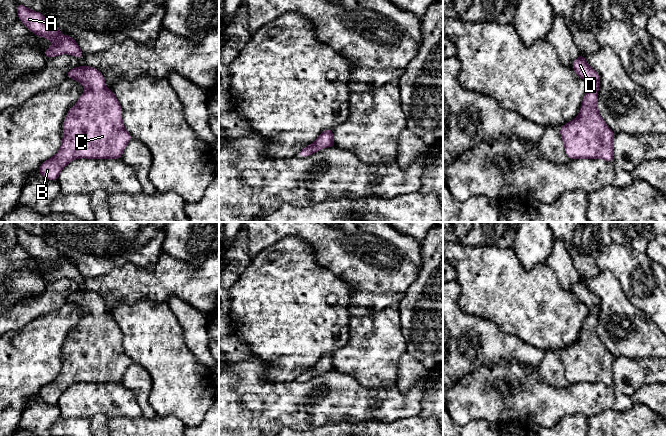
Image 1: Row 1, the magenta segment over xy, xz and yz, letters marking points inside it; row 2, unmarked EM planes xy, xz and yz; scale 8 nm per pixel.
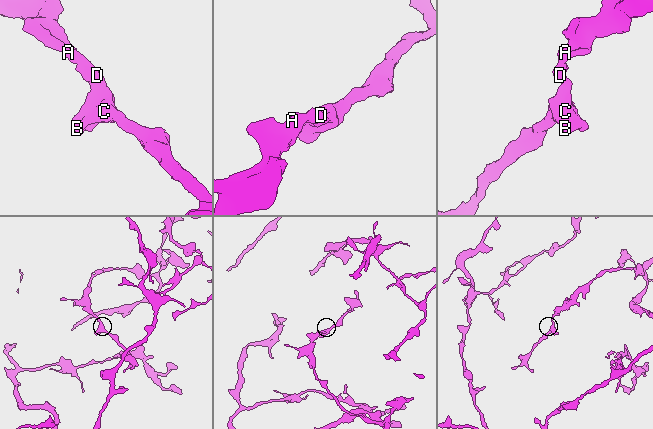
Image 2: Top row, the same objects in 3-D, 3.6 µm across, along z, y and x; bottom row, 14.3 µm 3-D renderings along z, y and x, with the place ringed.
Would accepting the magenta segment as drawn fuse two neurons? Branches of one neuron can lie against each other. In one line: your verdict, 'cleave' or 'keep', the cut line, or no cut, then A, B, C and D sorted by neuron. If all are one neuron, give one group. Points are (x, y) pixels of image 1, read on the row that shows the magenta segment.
keep | no cut | A B C D

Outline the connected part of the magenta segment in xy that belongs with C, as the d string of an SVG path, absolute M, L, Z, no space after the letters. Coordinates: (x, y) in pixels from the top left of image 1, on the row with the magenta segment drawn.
M78 66L69 70L66 73L66 77L72 78L82 84L85 87L85 92L76 104L68 109L67 118L63 123L63 140L59 151L39 167L38 174L52 181L57 181L62 169L75 159L121 159L126 145L132 139L131 134L126 131L122 122L123 111L121 105L113 91L105 87L105 79L100 71L90 66Z

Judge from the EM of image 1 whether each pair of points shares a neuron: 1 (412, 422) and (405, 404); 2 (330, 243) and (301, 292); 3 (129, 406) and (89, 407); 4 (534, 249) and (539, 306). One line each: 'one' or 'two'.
1: two
2: two
3: one
4: two

